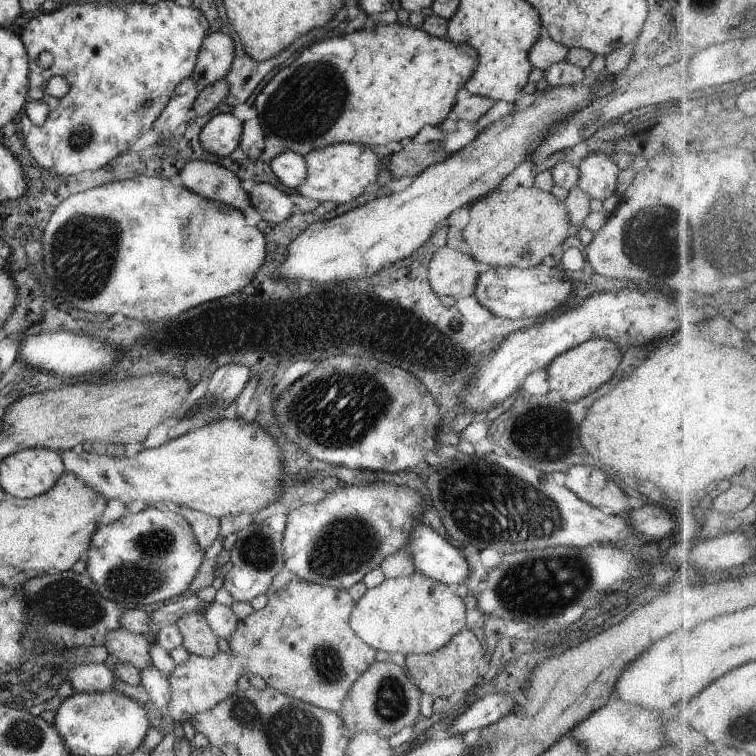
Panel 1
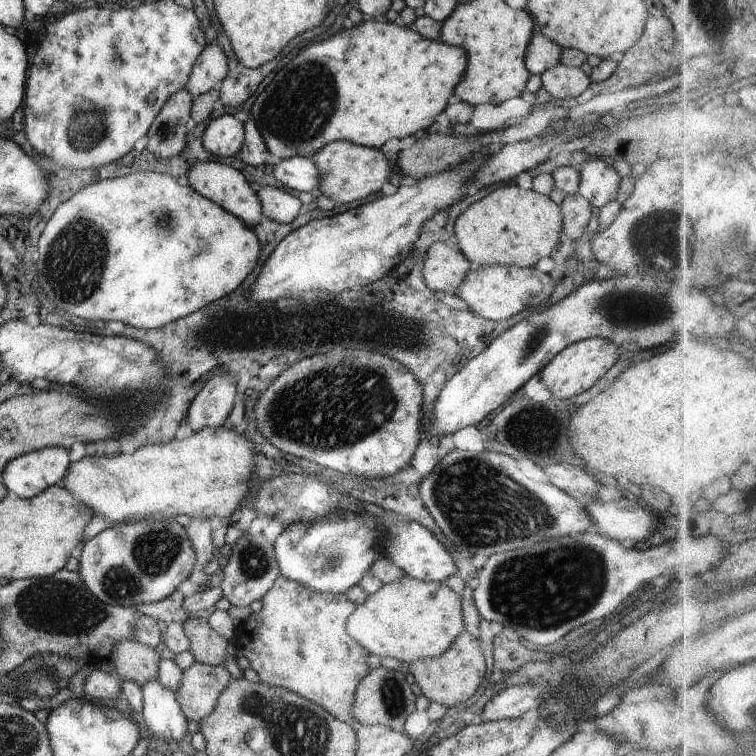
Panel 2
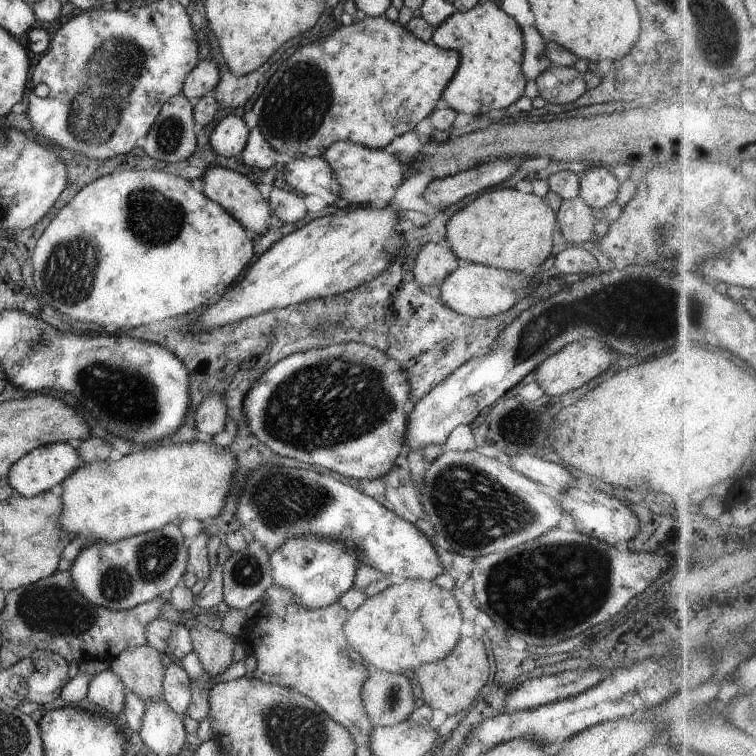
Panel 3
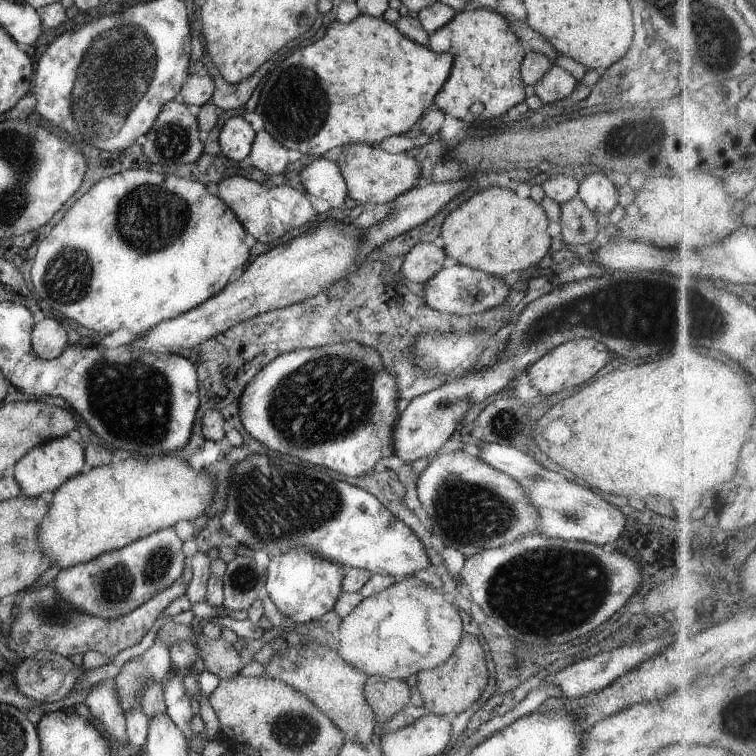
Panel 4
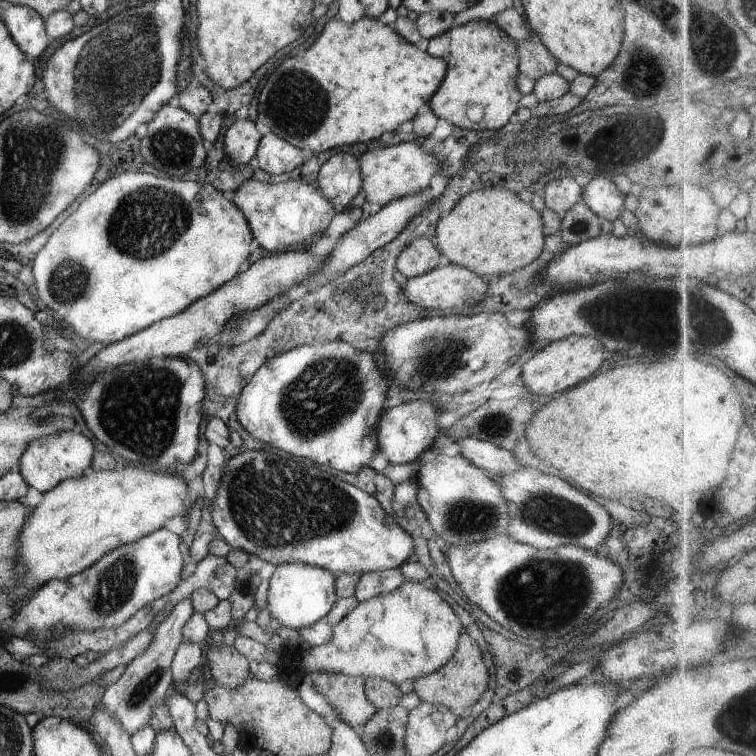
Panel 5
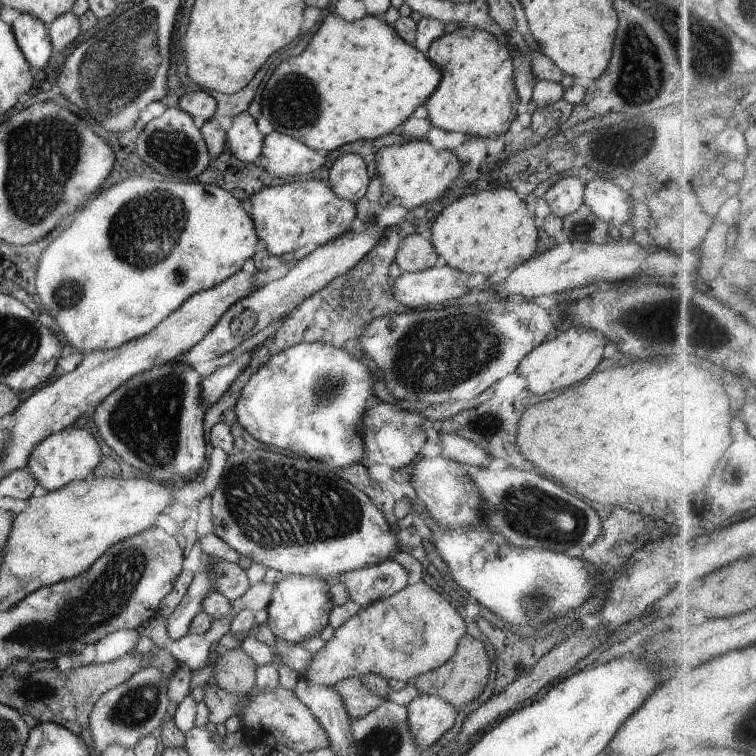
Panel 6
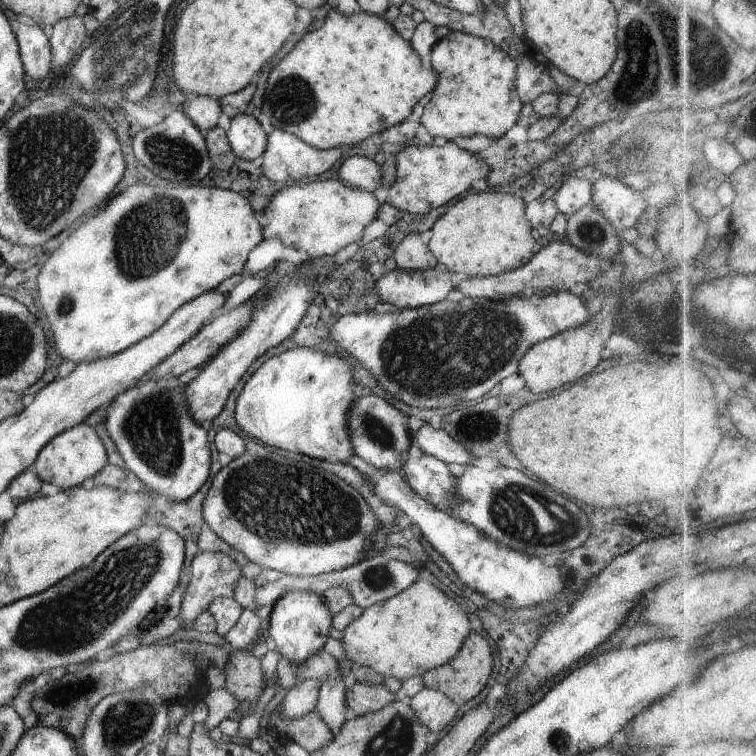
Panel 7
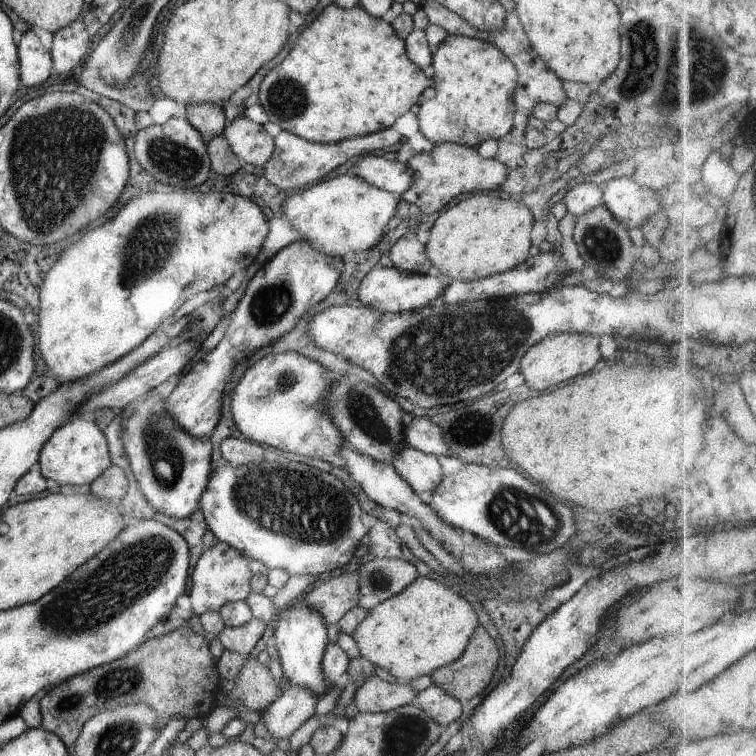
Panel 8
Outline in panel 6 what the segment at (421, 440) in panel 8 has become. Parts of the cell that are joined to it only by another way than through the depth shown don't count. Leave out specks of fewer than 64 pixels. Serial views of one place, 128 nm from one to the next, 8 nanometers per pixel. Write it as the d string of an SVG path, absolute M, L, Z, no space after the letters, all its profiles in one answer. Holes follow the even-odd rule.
M442 430L439 432L438 444L442 448L442 456L448 457L456 463L482 467L487 466L489 460L492 459L474 442L454 436L454 434L442 434Z

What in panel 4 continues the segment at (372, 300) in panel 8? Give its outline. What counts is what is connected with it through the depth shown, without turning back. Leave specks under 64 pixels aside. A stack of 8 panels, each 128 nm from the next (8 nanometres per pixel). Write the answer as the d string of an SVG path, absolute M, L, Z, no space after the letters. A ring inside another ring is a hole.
M458 264L443 268L424 284L424 302L438 312L472 316L487 310L492 310L510 296L510 286L492 274Z

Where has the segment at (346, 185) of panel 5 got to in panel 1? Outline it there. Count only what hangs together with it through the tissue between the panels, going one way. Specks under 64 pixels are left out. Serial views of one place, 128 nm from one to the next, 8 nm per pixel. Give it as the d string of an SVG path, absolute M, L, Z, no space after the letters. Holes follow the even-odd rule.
M288 151L269 162L272 172L286 188L297 188L308 176L306 159L296 152Z

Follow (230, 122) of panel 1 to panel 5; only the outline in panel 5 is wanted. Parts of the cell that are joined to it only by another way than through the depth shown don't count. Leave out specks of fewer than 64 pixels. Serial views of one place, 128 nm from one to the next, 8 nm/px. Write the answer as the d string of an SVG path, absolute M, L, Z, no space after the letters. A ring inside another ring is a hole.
M250 116L238 118L224 132L224 150L236 164L251 164L257 156L261 134Z

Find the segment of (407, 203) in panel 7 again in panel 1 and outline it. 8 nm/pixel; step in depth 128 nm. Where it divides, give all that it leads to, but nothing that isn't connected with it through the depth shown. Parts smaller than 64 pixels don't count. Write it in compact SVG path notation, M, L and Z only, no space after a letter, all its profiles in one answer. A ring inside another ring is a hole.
M332 143L321 149L311 150L303 156L308 167L308 176L297 188L302 196L323 203L326 200L337 205L356 200L368 184L374 184L380 174L380 158L371 149L358 143Z

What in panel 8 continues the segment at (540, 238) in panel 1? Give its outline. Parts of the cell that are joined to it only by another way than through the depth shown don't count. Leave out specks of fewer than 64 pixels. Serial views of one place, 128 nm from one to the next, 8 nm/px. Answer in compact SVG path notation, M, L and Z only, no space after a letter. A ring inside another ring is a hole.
M474 194L448 208L434 221L426 256L446 281L468 282L512 270L526 262L530 250L530 232L535 218L522 202Z

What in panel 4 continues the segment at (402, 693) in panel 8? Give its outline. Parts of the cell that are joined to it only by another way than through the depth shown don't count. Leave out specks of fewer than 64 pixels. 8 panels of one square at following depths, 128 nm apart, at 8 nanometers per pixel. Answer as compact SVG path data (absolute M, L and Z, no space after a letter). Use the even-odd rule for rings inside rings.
M334 608L324 616L320 616L318 620L304 622L304 624L294 624L290 618L284 616L279 626L282 627L282 635L279 634L278 638L274 636L269 641L272 644L274 655L266 664L262 677L279 680L295 688L332 720L343 732L345 742L358 742L367 747L370 742L377 741L374 711L364 696L364 687L369 675L354 668L352 664L344 662L344 658L336 650L320 644L308 635L303 635L301 629L295 629L295 625L300 628L314 626L335 633L340 628L341 620L342 618L334 612Z

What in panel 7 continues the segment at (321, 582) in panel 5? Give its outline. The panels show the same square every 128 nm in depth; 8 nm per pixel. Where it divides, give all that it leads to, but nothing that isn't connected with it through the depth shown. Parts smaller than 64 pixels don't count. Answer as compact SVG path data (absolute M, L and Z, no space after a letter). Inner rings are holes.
M288 591L274 605L270 615L270 637L290 665L304 665L312 656L320 653L326 644L331 629L333 615L327 605L315 593Z

